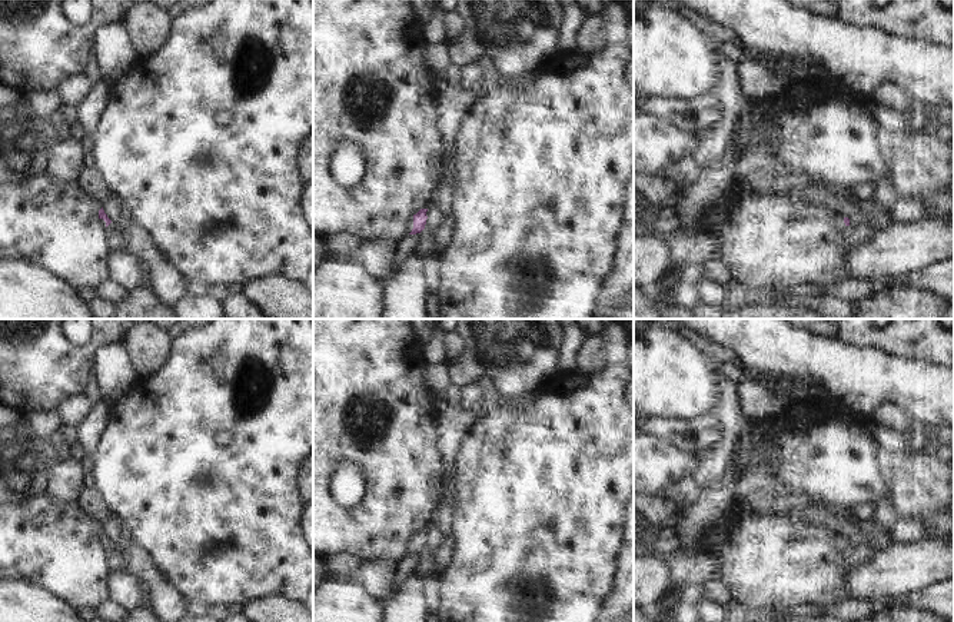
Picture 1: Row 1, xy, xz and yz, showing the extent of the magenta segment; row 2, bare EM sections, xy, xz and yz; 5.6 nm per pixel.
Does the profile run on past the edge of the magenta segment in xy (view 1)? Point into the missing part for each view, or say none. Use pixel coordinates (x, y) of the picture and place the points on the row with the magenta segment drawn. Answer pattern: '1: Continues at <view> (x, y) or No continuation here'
1: No continuation here.

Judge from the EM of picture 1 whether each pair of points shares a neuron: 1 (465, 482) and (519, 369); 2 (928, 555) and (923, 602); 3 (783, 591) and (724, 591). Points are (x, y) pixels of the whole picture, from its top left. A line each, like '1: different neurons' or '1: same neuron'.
1: different neurons
2: different neurons
3: different neurons

